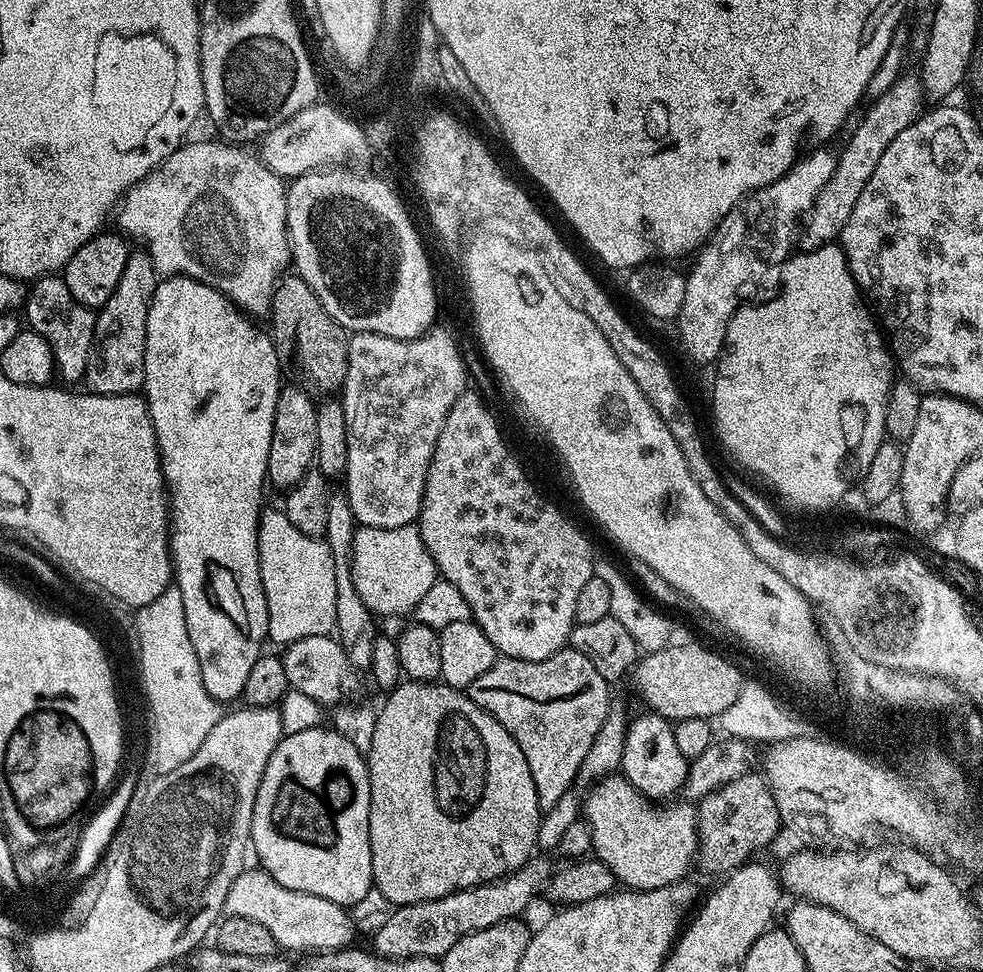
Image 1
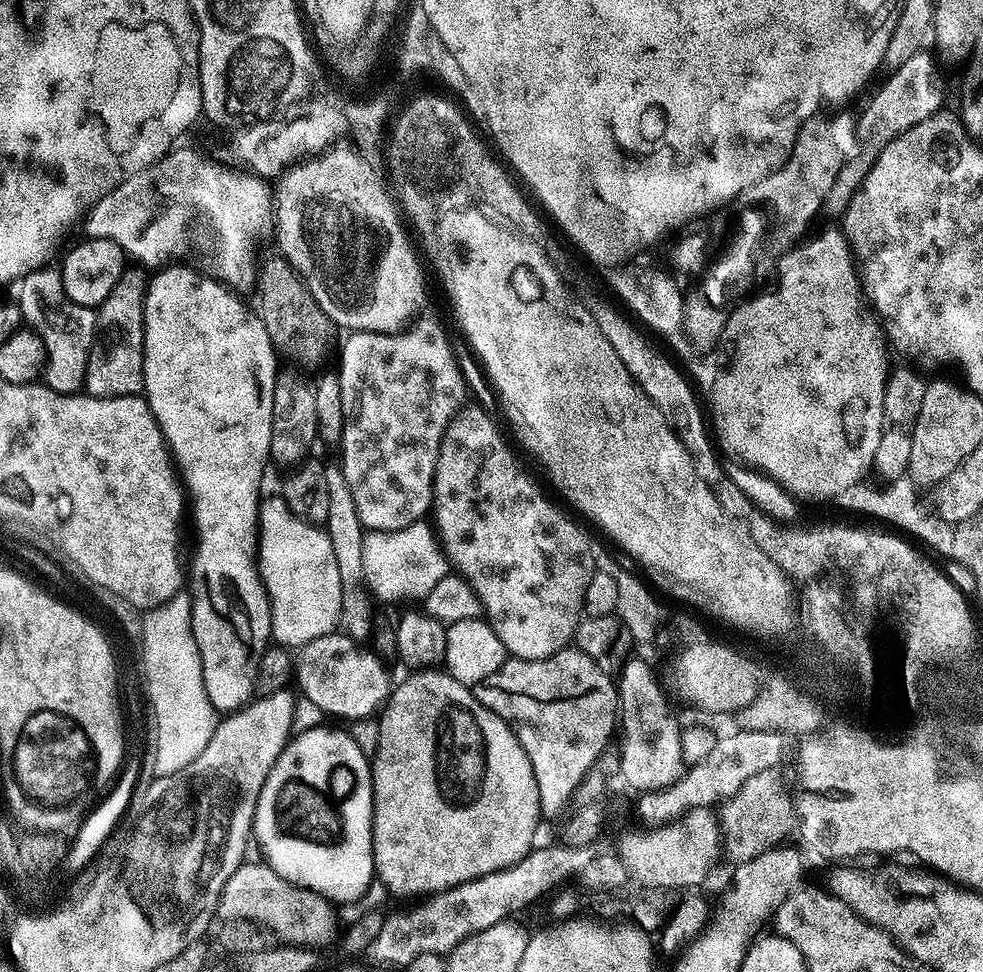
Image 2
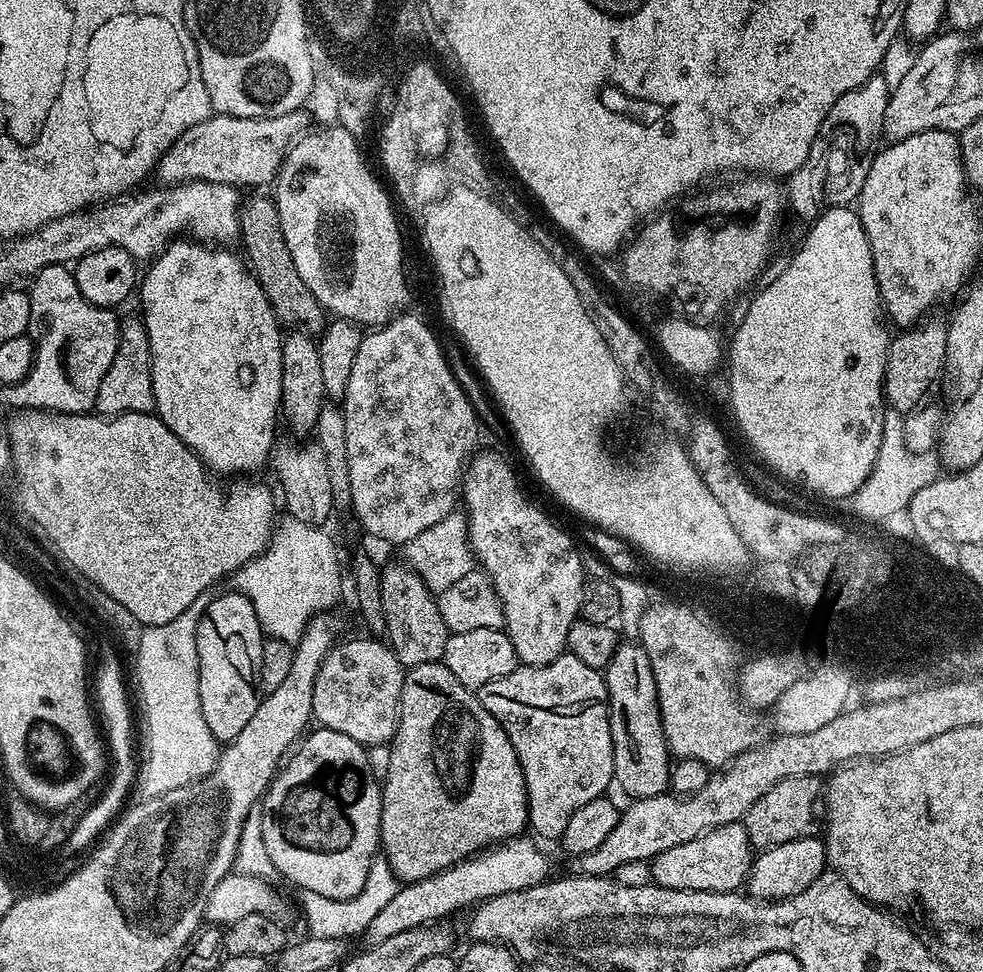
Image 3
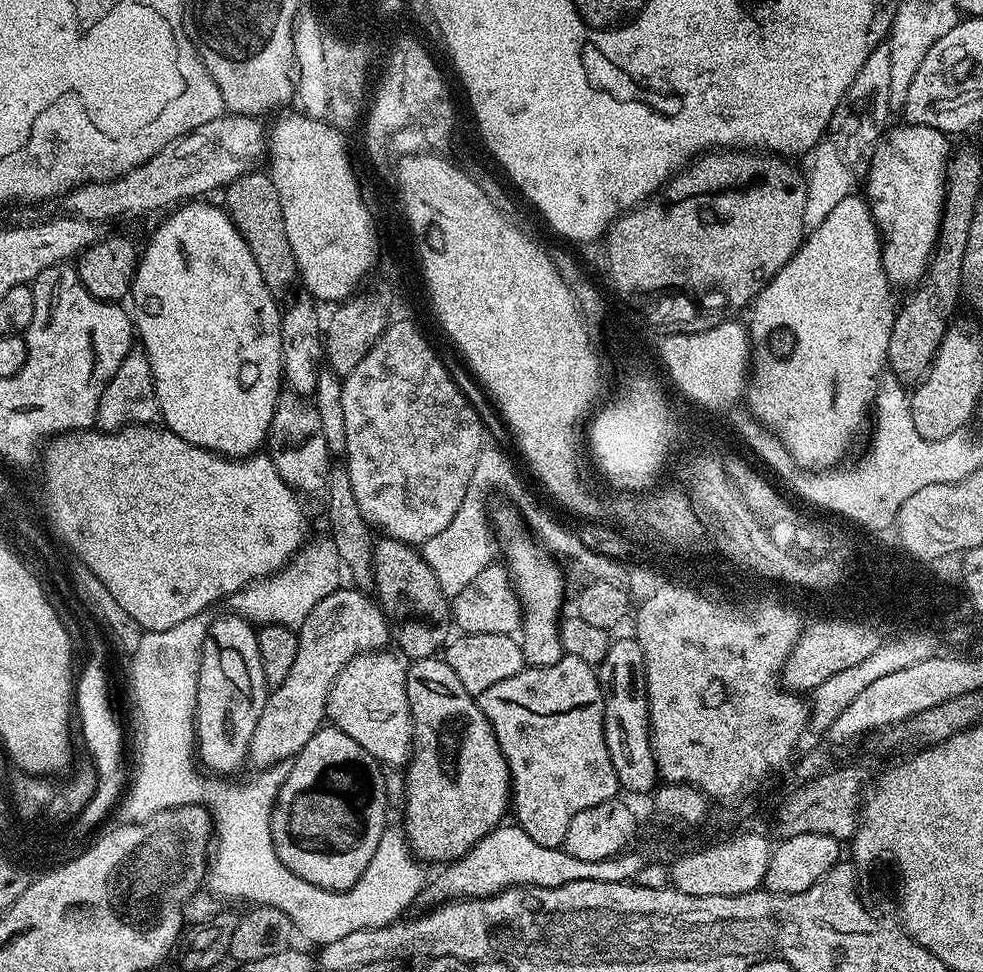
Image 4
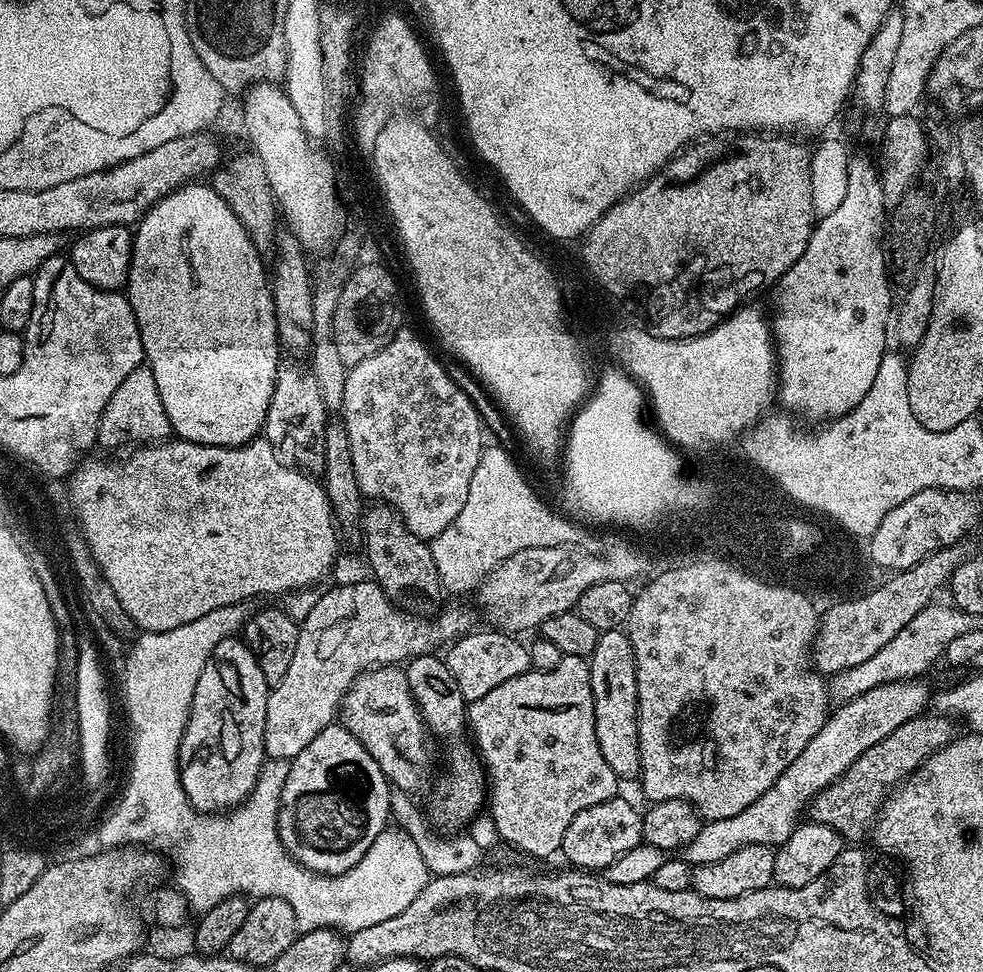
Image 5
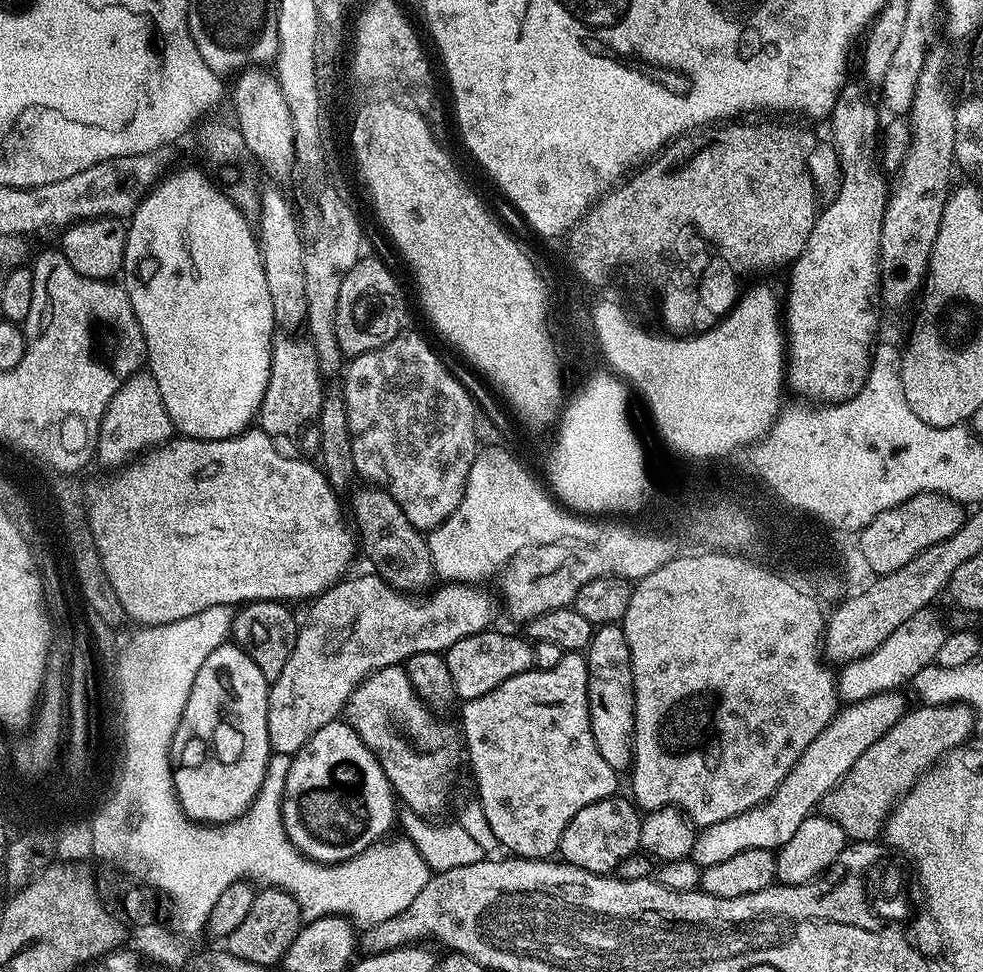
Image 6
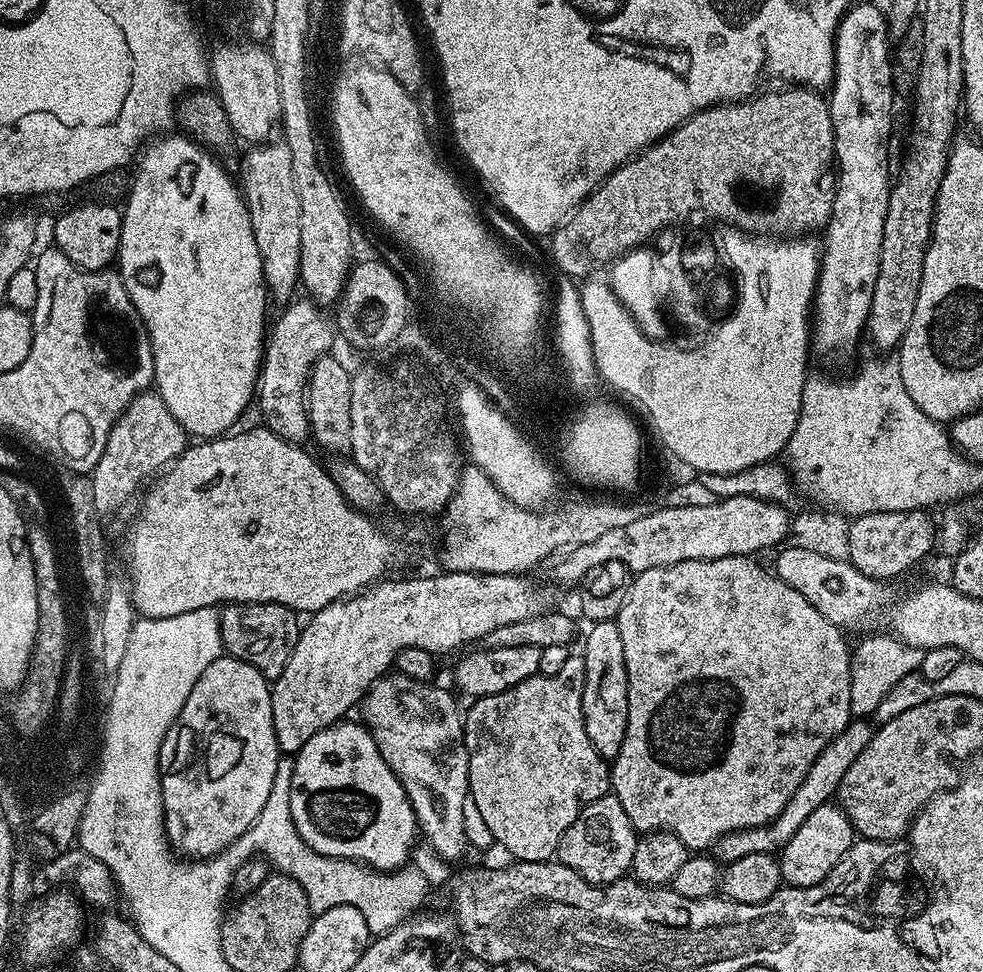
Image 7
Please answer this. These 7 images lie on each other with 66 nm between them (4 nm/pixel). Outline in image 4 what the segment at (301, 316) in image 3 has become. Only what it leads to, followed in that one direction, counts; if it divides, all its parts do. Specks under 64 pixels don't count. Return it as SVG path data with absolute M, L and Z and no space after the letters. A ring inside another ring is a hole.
M253 170L234 178L227 188L223 189L222 201L229 218L234 222L238 234L250 246L254 262L262 273L262 282L273 292L281 294L298 280L294 250L290 250L290 238L286 238L286 222L282 222L282 202L267 171Z

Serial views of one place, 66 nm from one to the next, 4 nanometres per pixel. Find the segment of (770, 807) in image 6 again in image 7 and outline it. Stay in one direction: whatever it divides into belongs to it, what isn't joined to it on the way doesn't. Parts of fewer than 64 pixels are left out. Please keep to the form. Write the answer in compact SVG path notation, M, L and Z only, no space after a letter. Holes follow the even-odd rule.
M864 718L853 719L852 723L846 726L846 730L842 730L842 734L835 736L826 745L822 754L818 754L814 766L810 766L810 770L798 786L794 798L790 798L790 802L786 802L782 814L778 814L776 820L770 824L764 824L760 828L747 828L741 832L731 832L717 840L714 845L715 859L721 865L727 866L733 864L738 858L746 858L746 854L779 853L780 849L786 846L786 842L790 842L790 838L794 838L794 834L798 834L798 826L802 826L802 822L806 822L806 818L810 818L810 814L814 814L814 810L818 810L818 806L829 803L835 797L836 789L840 787L842 778L846 778L846 770L850 770L854 758L858 758L858 754L862 754L862 750L866 750L866 746L870 742L874 728L872 724L868 725L868 722Z

